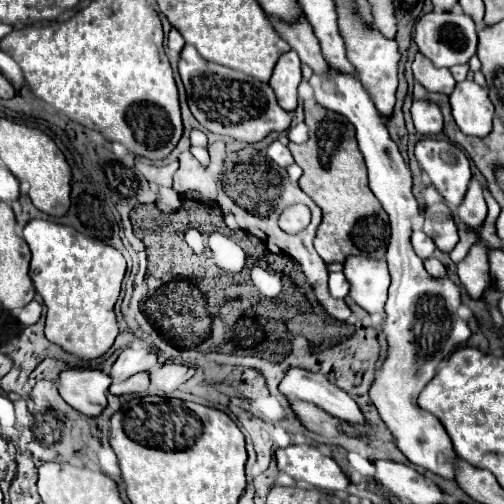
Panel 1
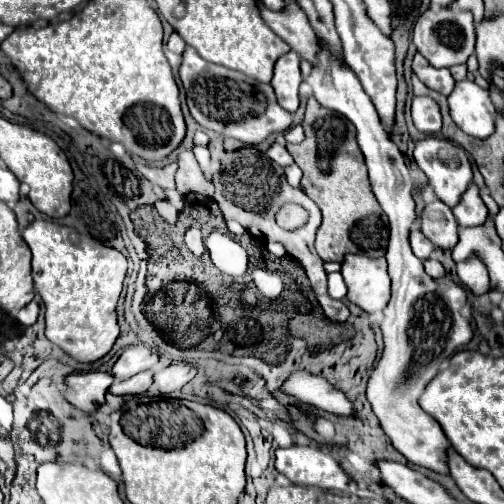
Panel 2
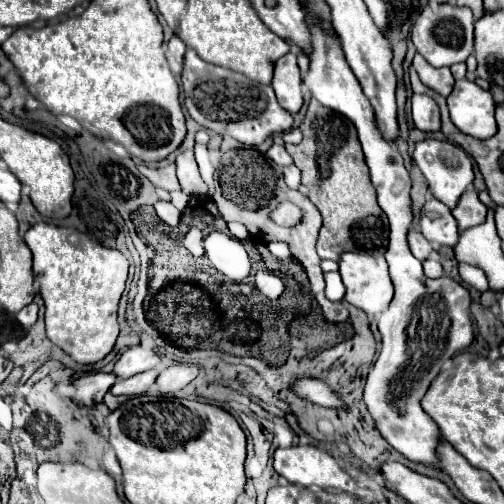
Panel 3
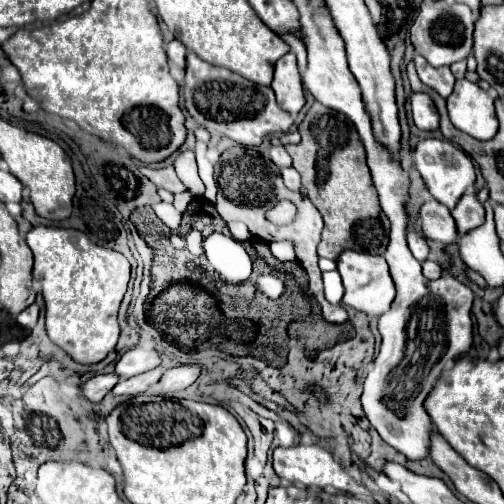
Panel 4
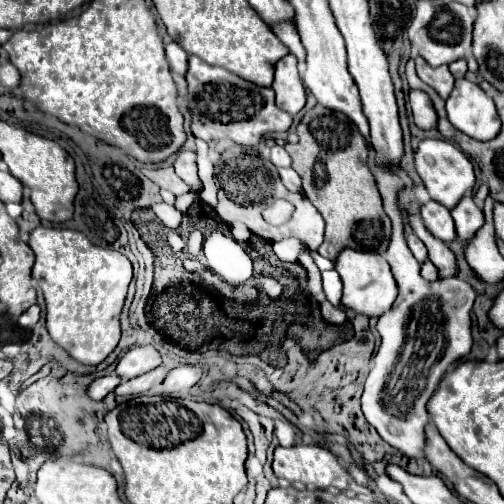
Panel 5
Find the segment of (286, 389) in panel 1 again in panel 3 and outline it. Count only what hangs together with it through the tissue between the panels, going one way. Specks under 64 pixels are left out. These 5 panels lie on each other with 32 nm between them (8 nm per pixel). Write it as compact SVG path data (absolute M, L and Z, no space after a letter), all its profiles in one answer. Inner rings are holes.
M304 378L304 380L296 380L292 390L298 396L304 396L320 406L326 408L342 408L344 404L340 402L340 398L322 382L322 380L314 380L314 378Z

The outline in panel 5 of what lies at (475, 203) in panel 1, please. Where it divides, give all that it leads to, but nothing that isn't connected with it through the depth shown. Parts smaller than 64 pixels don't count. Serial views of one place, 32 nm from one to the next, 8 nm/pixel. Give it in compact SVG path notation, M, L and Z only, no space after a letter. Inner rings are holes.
M464 196L456 208L452 208L452 218L456 222L456 234L460 242L468 242L484 224L484 214L476 206L472 196Z

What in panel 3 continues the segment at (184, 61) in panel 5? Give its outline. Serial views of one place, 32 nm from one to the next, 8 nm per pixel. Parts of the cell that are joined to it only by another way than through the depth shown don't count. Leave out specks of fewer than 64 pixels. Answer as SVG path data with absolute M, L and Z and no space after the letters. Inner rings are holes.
M172 36L172 40L168 42L166 50L170 52L170 56L172 56L176 62L180 62L180 64L182 64L182 60L184 60L184 52L186 52L186 46L184 46L184 42L182 42L180 38Z

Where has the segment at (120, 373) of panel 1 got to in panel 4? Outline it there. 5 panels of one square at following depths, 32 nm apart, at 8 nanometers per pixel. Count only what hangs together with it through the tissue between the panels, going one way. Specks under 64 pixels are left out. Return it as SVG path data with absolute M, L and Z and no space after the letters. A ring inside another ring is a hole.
M136 346L132 350L128 350L118 362L116 362L116 374L122 380L128 380L132 376L138 376L142 372L148 372L152 368L160 366L160 354L154 348L144 348L144 346Z

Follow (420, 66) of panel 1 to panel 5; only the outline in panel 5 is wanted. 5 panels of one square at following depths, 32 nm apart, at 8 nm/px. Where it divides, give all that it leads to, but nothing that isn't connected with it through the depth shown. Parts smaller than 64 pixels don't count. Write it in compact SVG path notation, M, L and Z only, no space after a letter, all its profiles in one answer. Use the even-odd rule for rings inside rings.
M420 56L416 58L416 72L418 76L428 84L432 86L442 98L446 98L454 86L454 76L450 74L448 66L438 66L438 68L432 68L428 66Z

